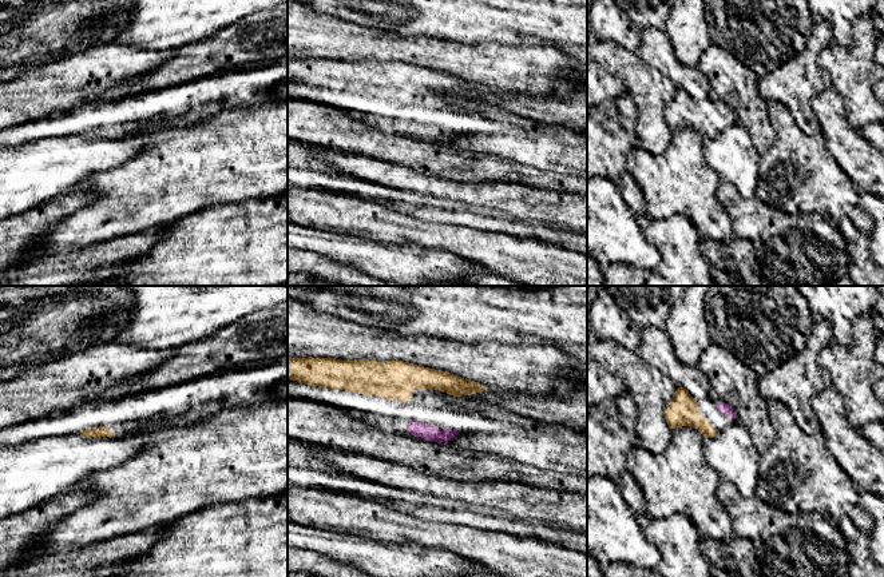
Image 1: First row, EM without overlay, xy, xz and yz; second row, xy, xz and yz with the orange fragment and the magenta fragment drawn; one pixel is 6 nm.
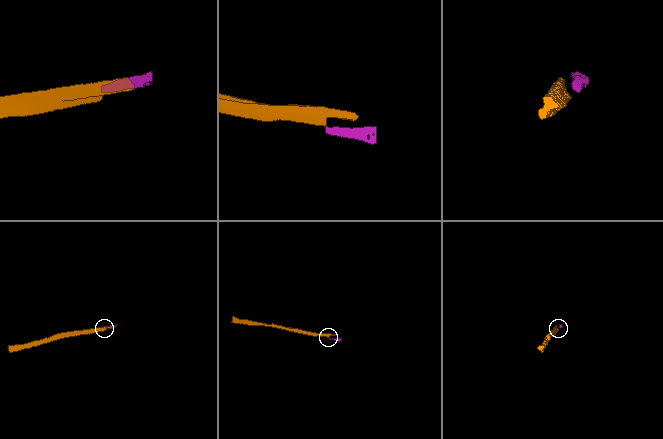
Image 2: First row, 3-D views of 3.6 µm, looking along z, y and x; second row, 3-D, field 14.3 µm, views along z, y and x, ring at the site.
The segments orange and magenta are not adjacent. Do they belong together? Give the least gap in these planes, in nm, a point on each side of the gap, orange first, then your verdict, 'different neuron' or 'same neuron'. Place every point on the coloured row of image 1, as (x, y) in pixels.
gap 100 nm; span yz (706, 420), (718, 409); same neuron

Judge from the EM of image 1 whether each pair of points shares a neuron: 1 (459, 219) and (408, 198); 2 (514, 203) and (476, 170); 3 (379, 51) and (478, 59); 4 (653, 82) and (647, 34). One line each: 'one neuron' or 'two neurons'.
1: one neuron
2: two neurons
3: one neuron
4: two neurons

